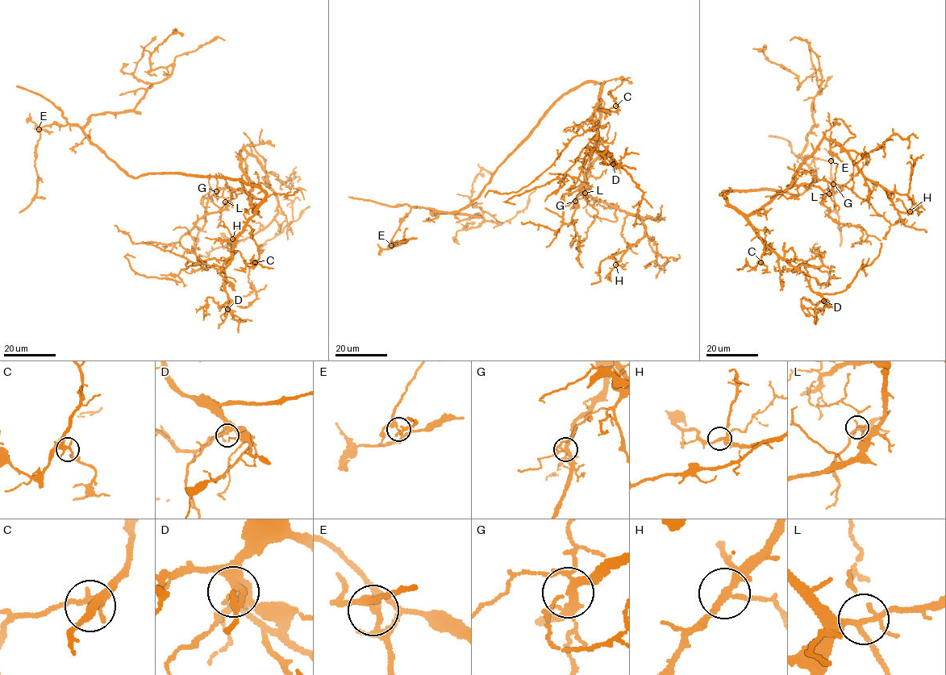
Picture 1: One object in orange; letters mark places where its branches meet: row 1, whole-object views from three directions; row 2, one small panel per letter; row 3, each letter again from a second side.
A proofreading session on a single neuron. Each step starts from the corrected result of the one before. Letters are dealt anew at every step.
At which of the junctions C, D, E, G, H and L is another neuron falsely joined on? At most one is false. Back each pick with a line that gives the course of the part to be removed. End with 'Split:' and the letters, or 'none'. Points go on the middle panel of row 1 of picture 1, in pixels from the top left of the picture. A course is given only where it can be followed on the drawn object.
E: (391, 246), (408, 239), (396, 241)
Split: E

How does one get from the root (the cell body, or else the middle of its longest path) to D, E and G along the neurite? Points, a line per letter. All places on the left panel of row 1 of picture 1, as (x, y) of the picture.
D: (212, 176), (260, 187), (265, 194), (235, 238), (224, 268), (227, 309)
E: (212, 176), (204, 177), (177, 172), (155, 172), (134, 177), (93, 145), (78, 126), (55, 123), (38, 129)
G: (212, 176), (236, 179), (260, 187), (265, 196), (254, 213), (248, 194), (228, 187), (216, 191)

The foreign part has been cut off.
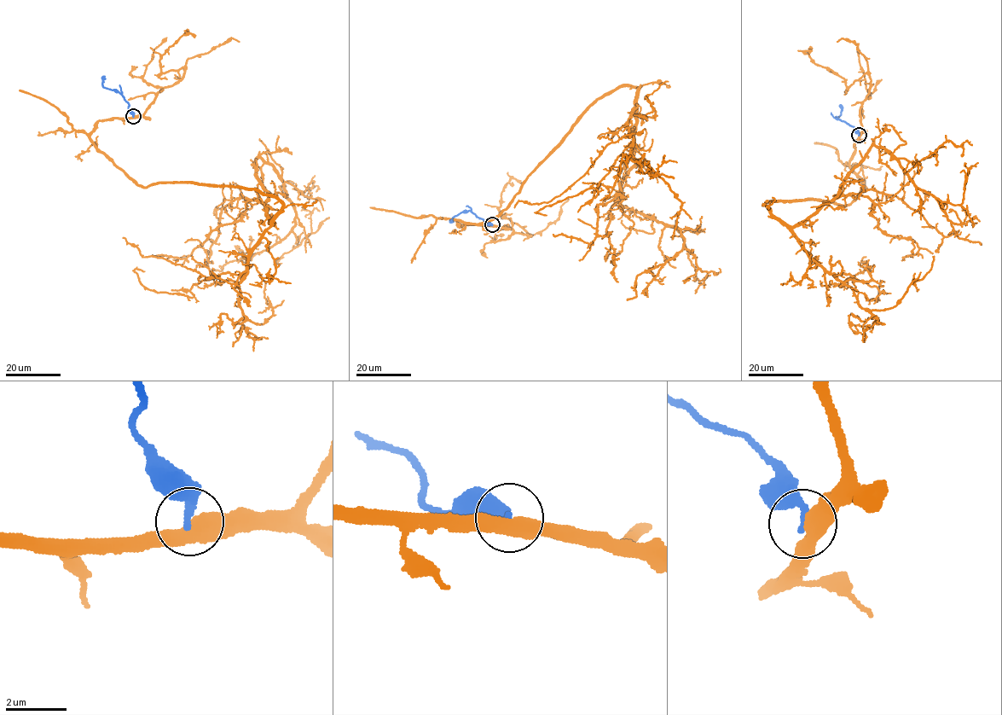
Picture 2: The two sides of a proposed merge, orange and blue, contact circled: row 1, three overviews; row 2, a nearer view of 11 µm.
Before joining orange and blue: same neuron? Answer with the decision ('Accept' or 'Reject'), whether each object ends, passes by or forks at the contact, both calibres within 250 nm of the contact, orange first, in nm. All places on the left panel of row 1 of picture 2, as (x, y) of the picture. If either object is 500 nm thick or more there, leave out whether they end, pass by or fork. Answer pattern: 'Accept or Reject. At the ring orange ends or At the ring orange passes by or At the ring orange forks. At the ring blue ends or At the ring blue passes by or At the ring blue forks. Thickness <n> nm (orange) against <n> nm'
Reject. Thickness 500 nm (orange) against 300 nm

